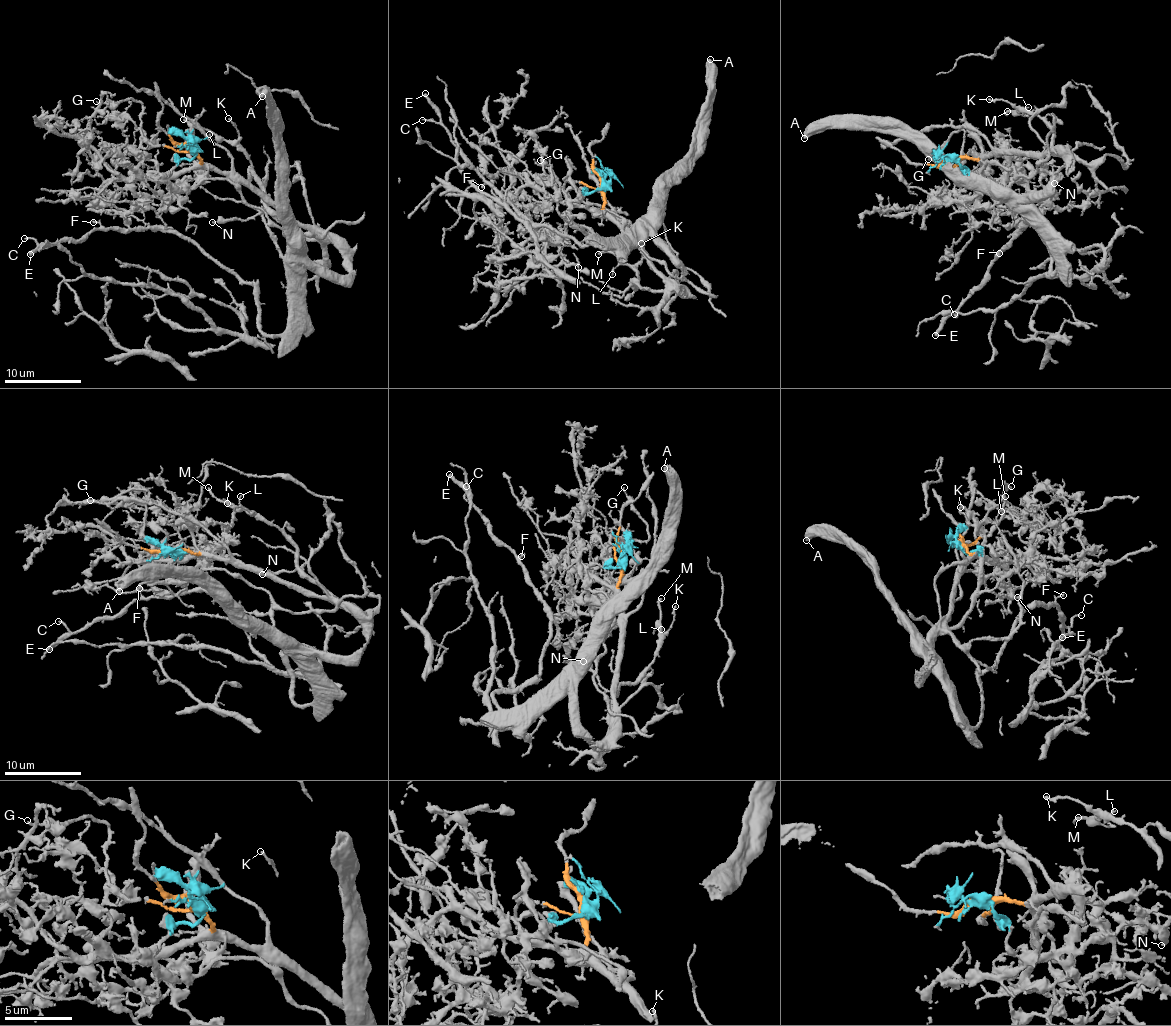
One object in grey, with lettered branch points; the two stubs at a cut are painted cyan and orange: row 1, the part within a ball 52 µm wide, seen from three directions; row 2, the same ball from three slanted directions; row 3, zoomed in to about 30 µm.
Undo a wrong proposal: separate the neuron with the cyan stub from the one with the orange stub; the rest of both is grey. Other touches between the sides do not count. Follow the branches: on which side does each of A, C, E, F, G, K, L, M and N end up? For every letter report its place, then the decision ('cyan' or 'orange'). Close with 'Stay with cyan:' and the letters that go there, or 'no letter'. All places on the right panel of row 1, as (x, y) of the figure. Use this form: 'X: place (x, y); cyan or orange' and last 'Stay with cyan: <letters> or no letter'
A: place (804, 138); orange
C: place (954, 314); orange
E: place (935, 335); orange
F: place (999, 253); orange
G: place (928, 159); orange
K: place (989, 99); orange
L: place (1028, 107); orange
M: place (1007, 111); orange
N: place (1054, 183); orange
Stay with cyan: no letter

